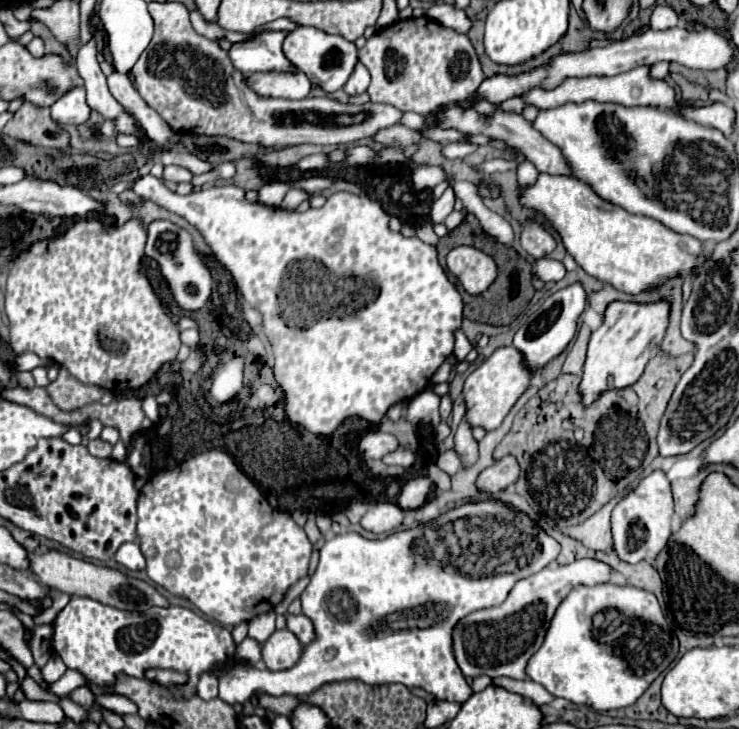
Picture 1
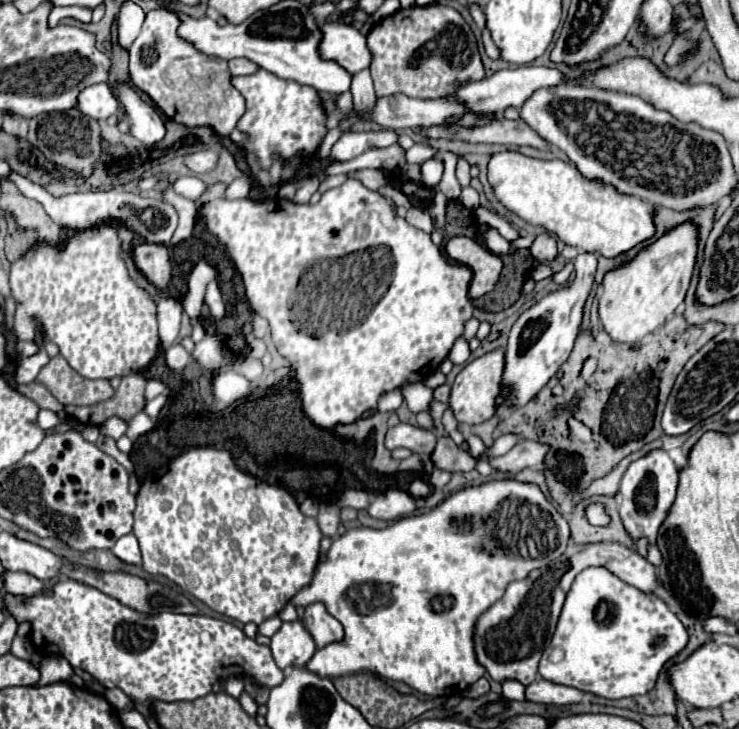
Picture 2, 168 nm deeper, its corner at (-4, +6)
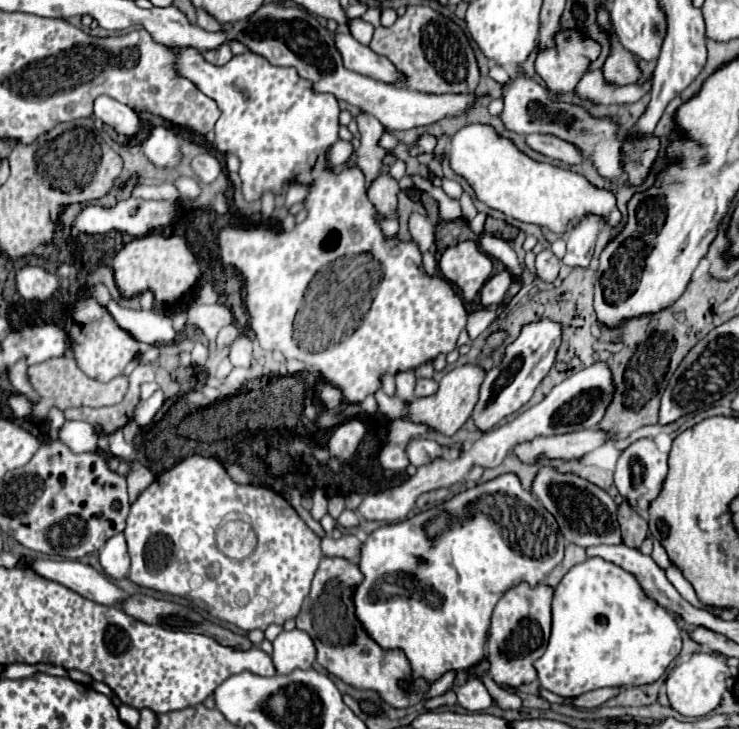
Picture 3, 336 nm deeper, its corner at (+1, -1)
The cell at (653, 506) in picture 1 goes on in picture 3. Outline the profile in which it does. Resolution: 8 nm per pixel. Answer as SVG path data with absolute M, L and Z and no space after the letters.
M638 439L620 453L616 461L616 471L614 471L614 483L620 495L628 499L638 511L646 511L646 507L650 505L650 499L654 499L654 495L660 493L662 479L666 477L666 471L668 471L666 461L668 461L668 455L656 447L654 439Z

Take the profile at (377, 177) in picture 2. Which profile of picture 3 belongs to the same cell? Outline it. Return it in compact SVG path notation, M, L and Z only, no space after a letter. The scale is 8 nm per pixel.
M380 175L368 189L368 199L382 217L398 217L398 181L390 175Z

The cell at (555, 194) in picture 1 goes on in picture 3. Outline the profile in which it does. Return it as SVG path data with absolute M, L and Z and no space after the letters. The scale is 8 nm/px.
M472 123L456 131L450 137L448 159L450 169L470 183L482 203L524 223L546 225L550 231L560 235L572 223L582 219L586 211L600 215L610 225L620 221L620 213L610 191L590 185L578 173L530 159L490 125Z

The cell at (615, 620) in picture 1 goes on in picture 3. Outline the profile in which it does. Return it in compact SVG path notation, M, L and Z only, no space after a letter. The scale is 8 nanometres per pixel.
M588 557L574 565L556 585L552 597L552 635L544 655L534 663L544 689L562 697L578 697L600 687L654 683L682 649L682 631L670 611L660 607L640 587L638 579L602 557Z

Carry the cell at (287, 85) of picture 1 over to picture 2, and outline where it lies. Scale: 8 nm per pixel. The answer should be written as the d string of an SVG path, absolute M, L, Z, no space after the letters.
M235 58L235 60L229 60L229 68L231 68L231 74L233 76L251 76L259 70L259 66L247 58Z

